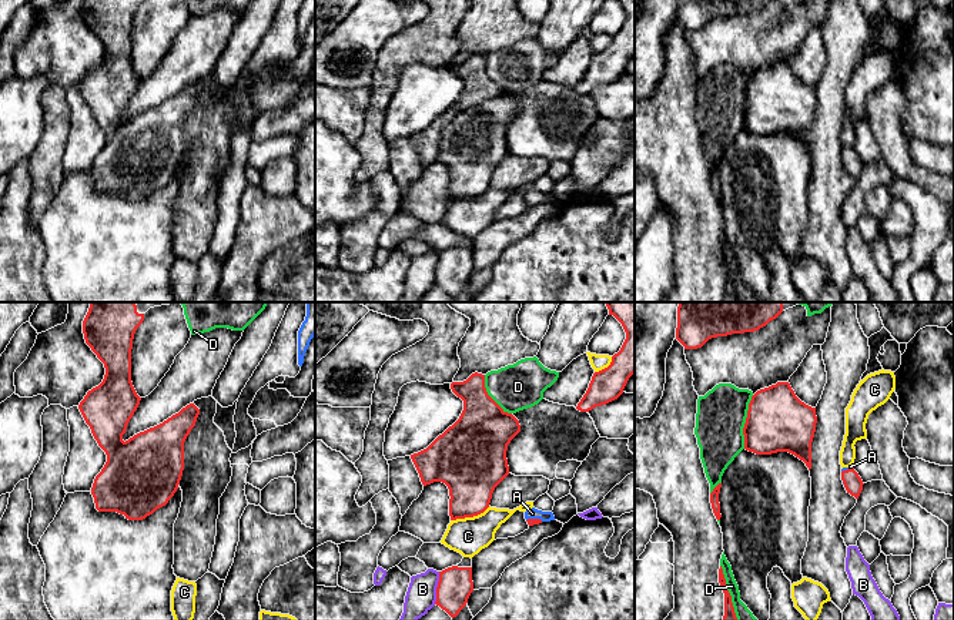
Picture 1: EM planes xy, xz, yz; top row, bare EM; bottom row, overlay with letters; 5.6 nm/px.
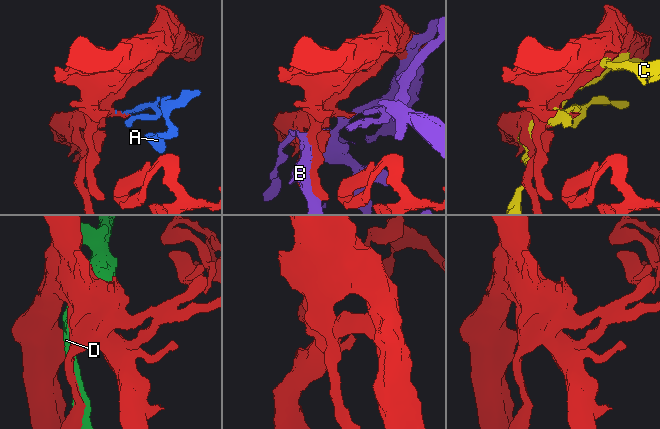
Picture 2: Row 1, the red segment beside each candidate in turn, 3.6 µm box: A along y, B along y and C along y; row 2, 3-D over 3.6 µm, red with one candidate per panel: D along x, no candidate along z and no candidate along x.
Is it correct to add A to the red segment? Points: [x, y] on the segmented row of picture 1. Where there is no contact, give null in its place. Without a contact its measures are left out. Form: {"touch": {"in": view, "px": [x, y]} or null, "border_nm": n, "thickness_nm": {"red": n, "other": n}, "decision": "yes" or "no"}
{"touch": {"in": "xz", "px": [535, 519]}, "border_nm": 100, "thickness_nm": {"red": 50, "other": 60}, "decision": "yes"}

